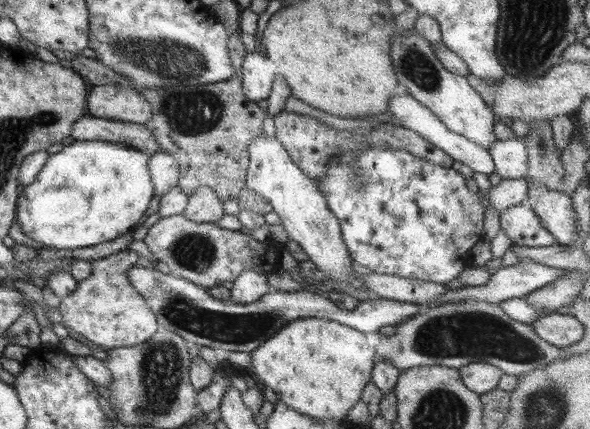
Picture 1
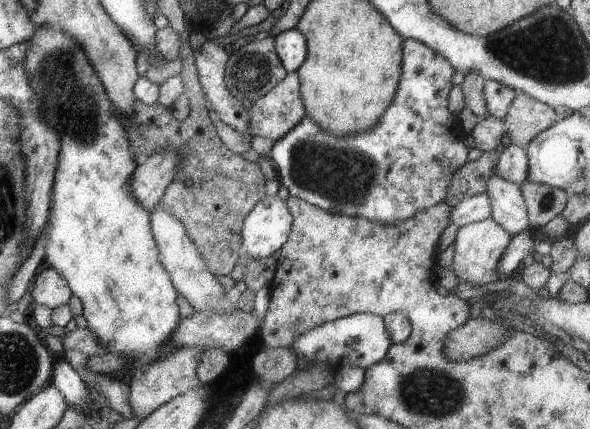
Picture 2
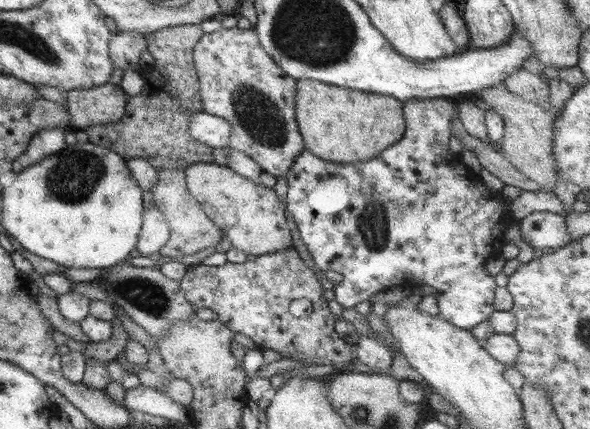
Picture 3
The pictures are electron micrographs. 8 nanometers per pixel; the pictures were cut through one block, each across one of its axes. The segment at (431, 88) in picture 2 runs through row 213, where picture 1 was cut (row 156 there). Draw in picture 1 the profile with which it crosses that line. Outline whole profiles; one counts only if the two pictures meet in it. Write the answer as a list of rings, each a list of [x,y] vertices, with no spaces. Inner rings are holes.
[[[362,145],[360,149],[354,149],[352,152],[344,151],[342,155],[330,157],[330,161],[326,163],[326,166],[328,167],[326,167],[324,177],[320,177],[315,183],[318,186],[318,190],[324,194],[328,208],[339,220],[342,240],[346,243],[352,260],[356,260],[358,264],[362,264],[362,266],[369,268],[371,272],[378,274],[440,284],[446,284],[446,282],[458,278],[460,272],[468,267],[472,259],[471,248],[483,239],[484,207],[482,207],[480,199],[478,199],[478,193],[474,193],[466,185],[466,177],[463,174],[460,174],[452,167],[436,165],[426,159],[422,159],[422,157],[416,157],[407,150],[386,149],[386,147],[380,145]]]

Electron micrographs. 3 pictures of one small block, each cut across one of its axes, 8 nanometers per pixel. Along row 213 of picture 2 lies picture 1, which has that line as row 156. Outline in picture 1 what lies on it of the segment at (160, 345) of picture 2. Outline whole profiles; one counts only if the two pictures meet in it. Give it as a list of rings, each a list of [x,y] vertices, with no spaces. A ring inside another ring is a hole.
[[[75,140],[48,157],[32,184],[22,187],[17,198],[16,222],[22,232],[41,242],[44,248],[74,250],[114,240],[136,228],[154,198],[154,184],[148,168],[149,156],[124,142]]]

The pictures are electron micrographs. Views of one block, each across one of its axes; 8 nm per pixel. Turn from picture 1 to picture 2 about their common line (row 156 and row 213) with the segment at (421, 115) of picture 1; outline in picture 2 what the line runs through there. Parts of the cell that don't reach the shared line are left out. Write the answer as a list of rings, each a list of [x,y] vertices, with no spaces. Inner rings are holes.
[[[485,191],[473,197],[466,197],[451,208],[450,223],[459,227],[491,218],[491,198]]]

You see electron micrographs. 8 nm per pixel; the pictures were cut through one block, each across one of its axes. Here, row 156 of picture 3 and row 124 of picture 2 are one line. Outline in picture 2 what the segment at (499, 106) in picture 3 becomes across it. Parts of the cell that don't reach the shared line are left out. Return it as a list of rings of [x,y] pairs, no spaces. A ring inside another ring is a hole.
[[[518,92],[504,118],[511,144],[524,148],[540,132],[550,128],[558,120],[554,109],[526,93]]]

